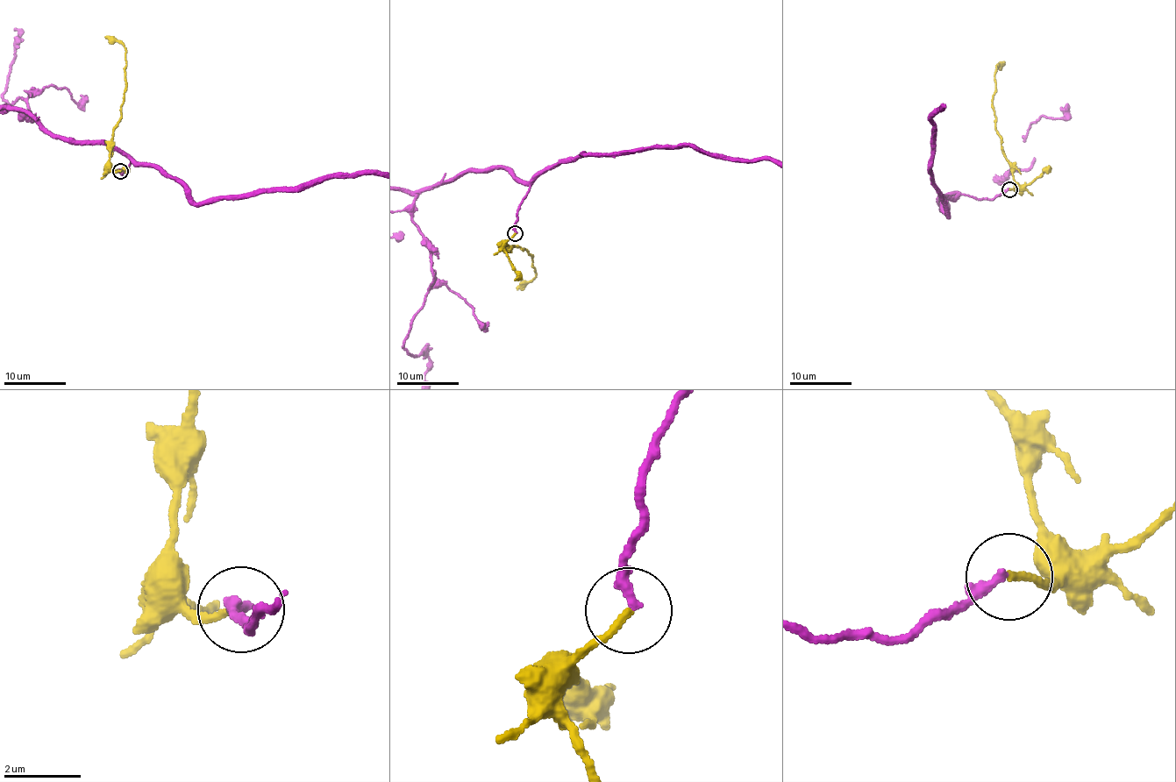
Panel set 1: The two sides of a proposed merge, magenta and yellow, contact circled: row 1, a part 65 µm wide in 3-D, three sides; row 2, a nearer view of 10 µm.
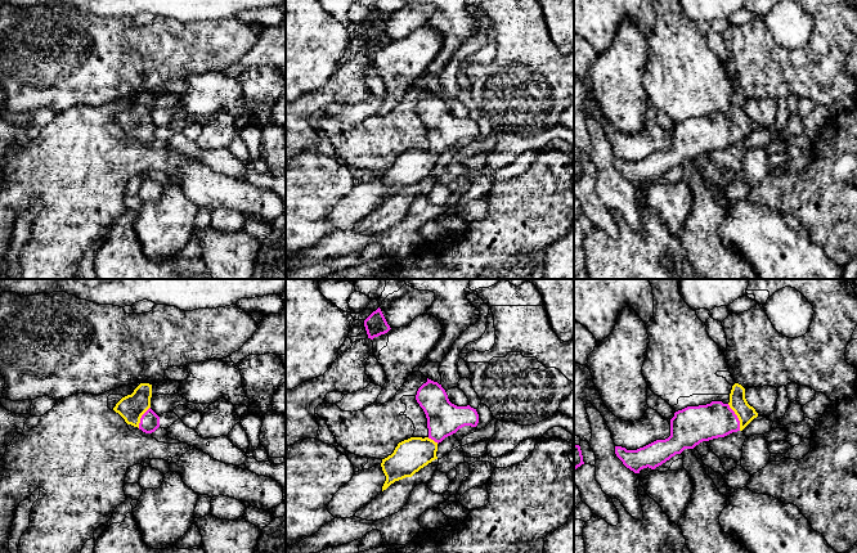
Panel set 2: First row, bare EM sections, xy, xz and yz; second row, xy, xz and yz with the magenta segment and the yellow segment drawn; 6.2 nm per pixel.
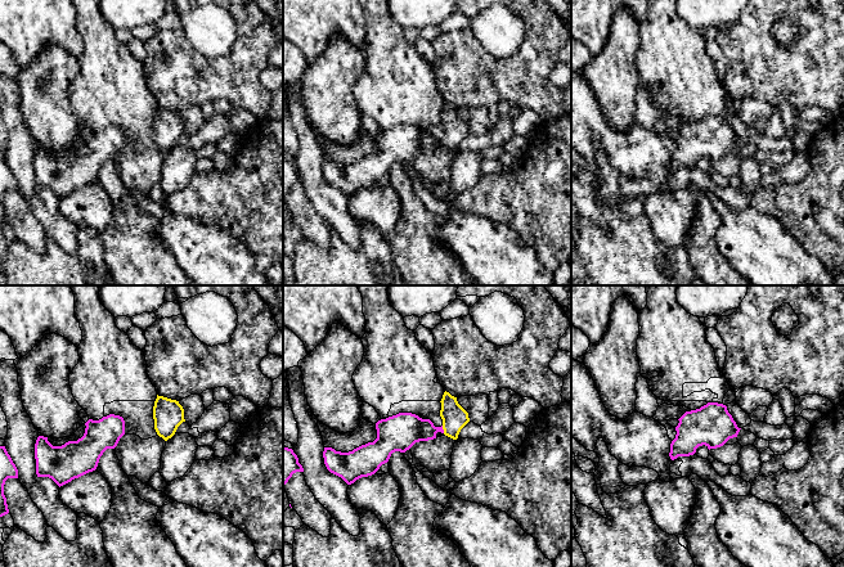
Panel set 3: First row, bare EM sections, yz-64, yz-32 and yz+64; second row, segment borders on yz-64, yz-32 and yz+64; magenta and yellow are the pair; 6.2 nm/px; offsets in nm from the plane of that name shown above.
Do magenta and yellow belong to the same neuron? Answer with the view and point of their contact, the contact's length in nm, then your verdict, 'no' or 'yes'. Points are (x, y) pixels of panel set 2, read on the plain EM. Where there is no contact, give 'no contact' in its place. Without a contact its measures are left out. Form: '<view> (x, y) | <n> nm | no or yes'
yz (736, 129) | 190 nm | yes

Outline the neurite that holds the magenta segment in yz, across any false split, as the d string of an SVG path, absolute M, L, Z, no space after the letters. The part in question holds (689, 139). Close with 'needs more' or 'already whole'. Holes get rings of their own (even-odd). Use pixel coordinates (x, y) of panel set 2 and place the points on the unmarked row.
M735 95L728 116L712 113L678 122L670 131L668 150L656 152L637 162L615 158L615 166L634 185L647 179L655 181L685 161L742 143L757 129L758 125L745 111L745 100Z | needs more

